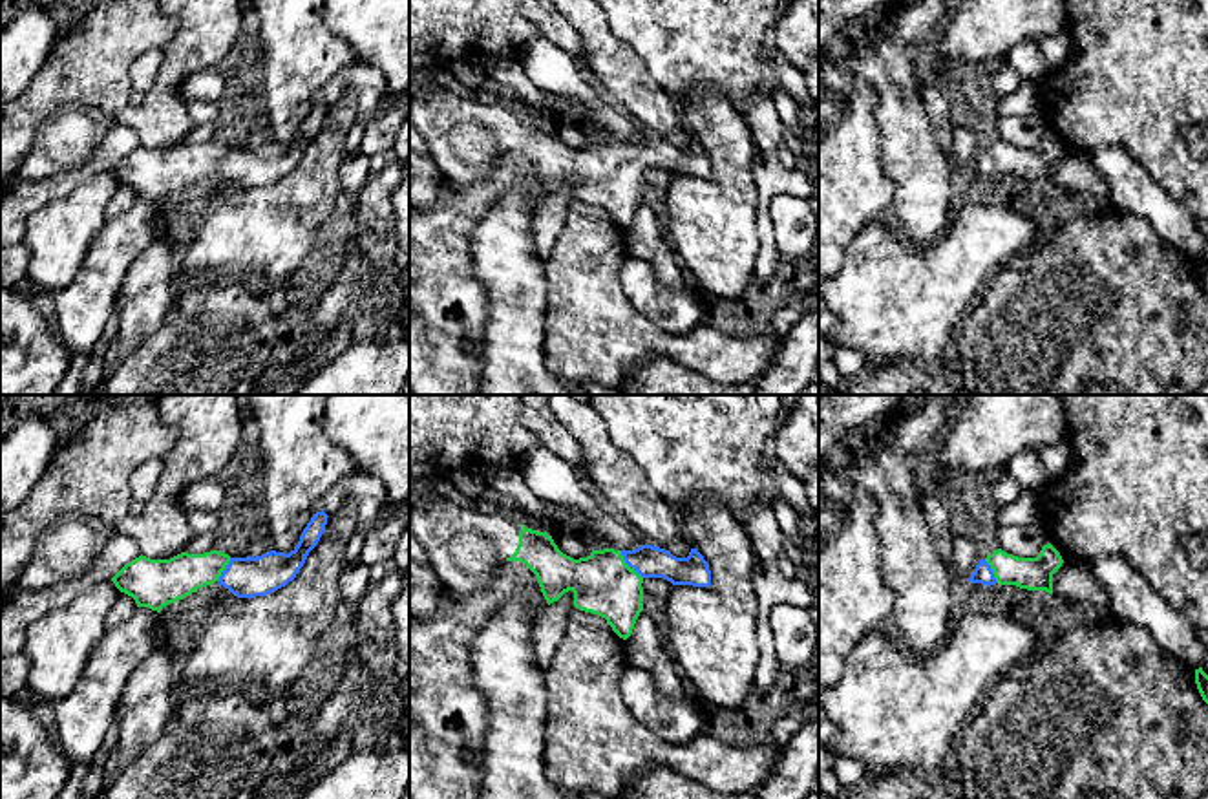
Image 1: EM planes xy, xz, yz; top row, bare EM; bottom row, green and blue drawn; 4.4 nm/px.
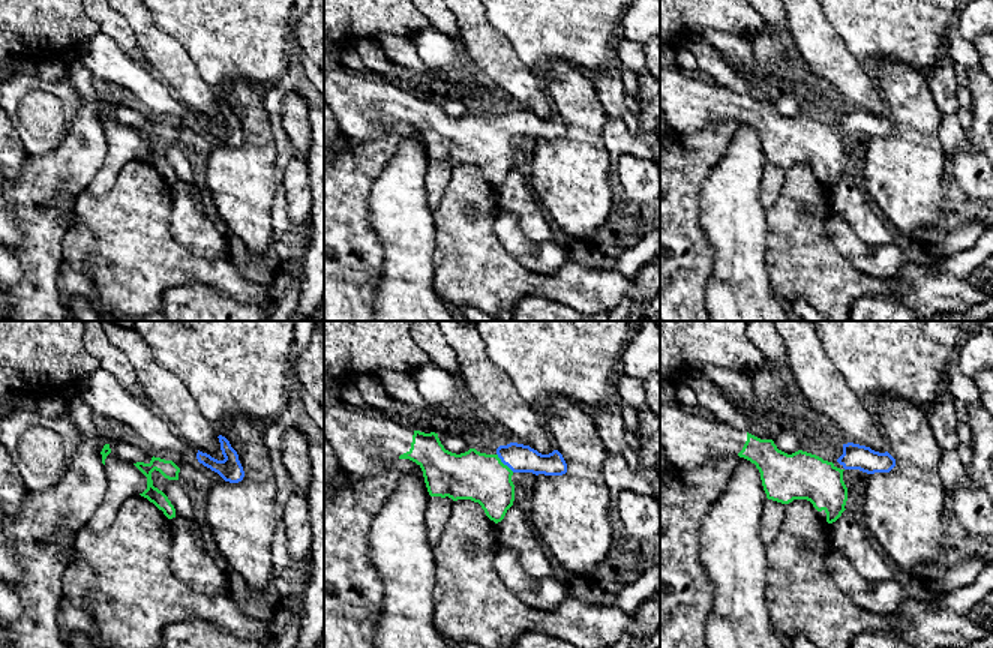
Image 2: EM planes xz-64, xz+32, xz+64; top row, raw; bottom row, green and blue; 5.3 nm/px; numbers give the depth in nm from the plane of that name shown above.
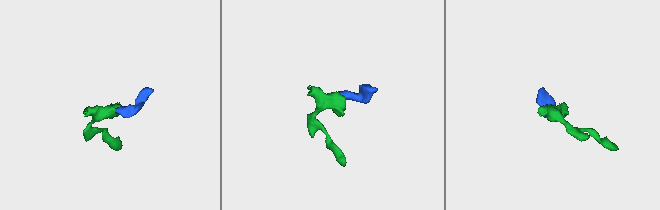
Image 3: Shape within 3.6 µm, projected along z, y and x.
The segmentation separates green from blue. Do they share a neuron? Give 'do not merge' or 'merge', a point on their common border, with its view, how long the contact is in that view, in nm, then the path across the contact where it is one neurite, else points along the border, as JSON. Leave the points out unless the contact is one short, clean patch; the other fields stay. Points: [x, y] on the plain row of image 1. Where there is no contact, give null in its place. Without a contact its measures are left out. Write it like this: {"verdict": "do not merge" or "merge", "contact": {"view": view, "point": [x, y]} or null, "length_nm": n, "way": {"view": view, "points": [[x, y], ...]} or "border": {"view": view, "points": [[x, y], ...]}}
{"verdict": "merge", "contact": {"view": "xz", "point": [627, 156]}, "length_nm": 160, "way": {"view": "xz", "points": [[604, 174], [627, 156], [649, 152]]}}

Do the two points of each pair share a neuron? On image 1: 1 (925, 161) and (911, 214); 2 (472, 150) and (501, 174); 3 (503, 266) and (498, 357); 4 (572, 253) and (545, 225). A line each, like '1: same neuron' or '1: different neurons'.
1: same neuron
2: different neurons
3: same neuron
4: different neurons

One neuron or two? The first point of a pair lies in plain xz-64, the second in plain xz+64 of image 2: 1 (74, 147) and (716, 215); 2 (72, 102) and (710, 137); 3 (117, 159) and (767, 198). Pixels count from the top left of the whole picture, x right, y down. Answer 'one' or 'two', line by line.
1: two
2: two
3: one

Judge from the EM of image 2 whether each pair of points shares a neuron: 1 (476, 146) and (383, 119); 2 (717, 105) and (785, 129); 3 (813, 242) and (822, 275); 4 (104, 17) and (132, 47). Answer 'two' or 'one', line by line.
1: one
2: one
3: one
4: one

